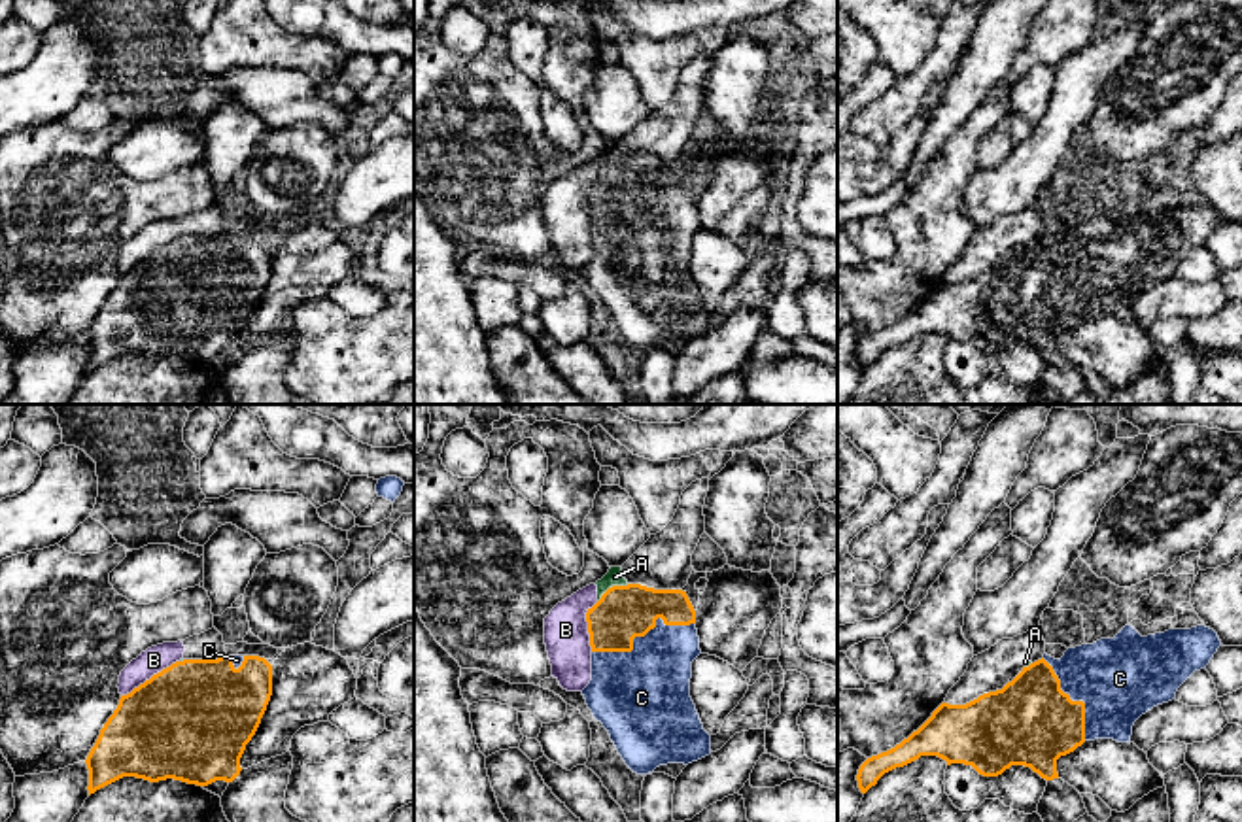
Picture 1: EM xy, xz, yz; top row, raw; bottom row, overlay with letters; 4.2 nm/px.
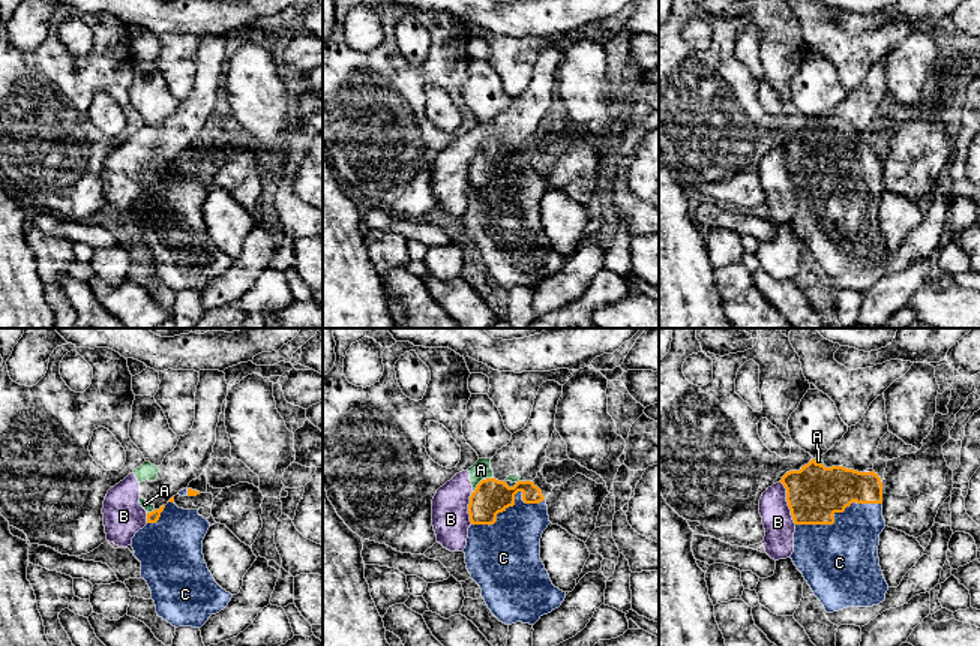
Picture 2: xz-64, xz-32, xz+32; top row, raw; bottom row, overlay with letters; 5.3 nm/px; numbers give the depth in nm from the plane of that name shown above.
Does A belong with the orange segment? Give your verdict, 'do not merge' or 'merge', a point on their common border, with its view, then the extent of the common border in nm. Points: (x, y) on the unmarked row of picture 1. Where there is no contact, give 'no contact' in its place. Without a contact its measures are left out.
do not merge; contact xz (613, 163); length 150 nm

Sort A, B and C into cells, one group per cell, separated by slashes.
A B / C

